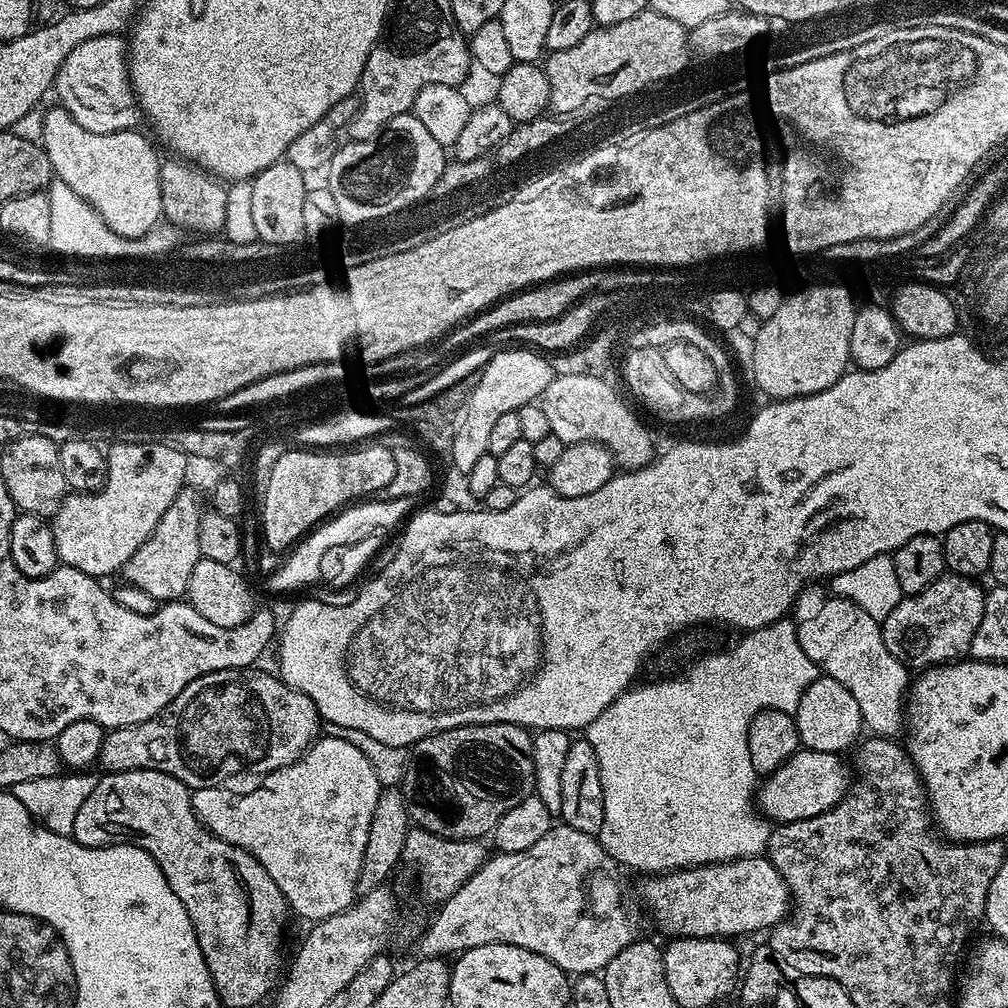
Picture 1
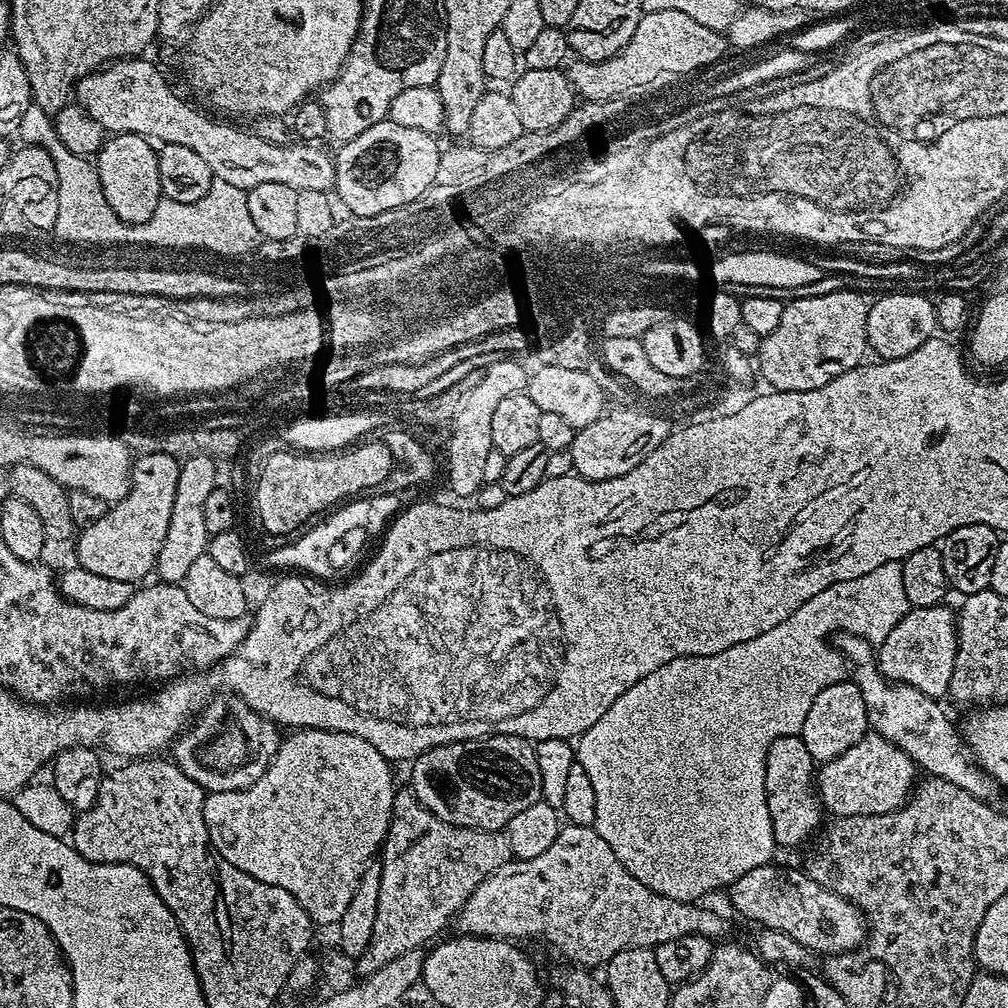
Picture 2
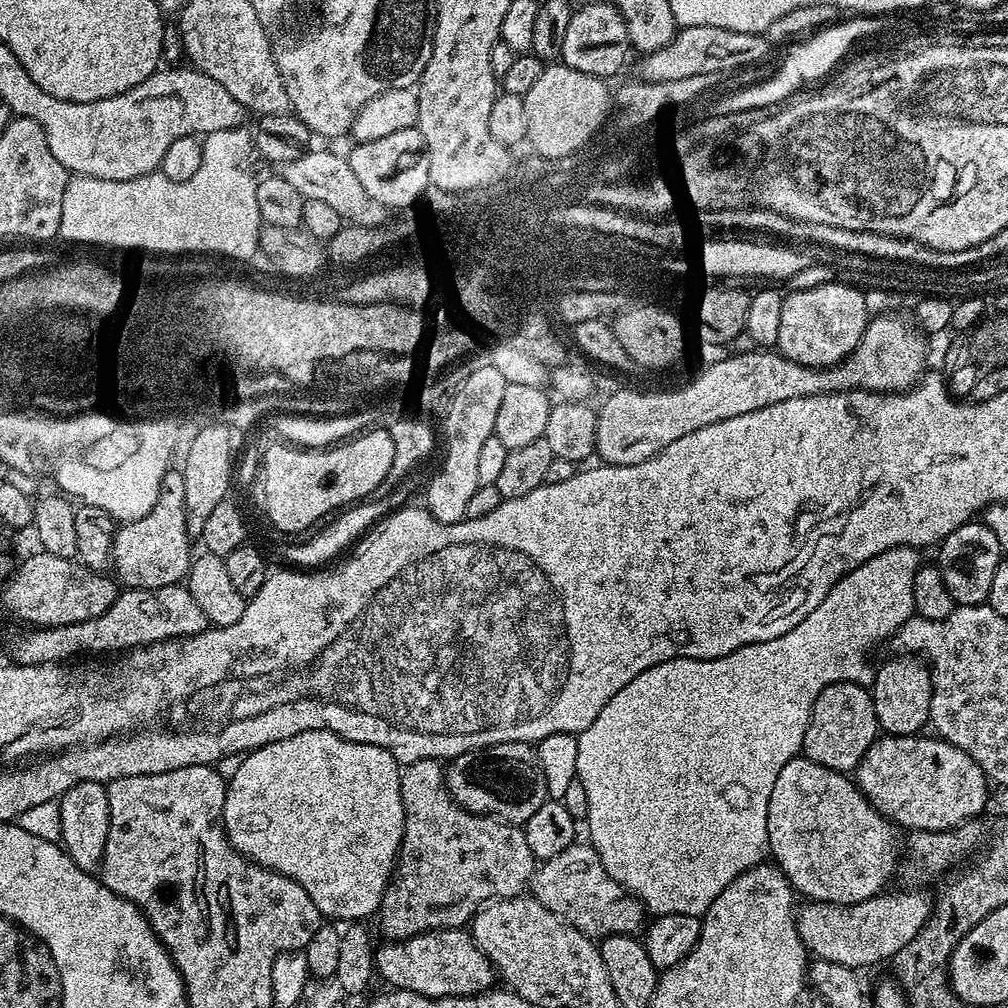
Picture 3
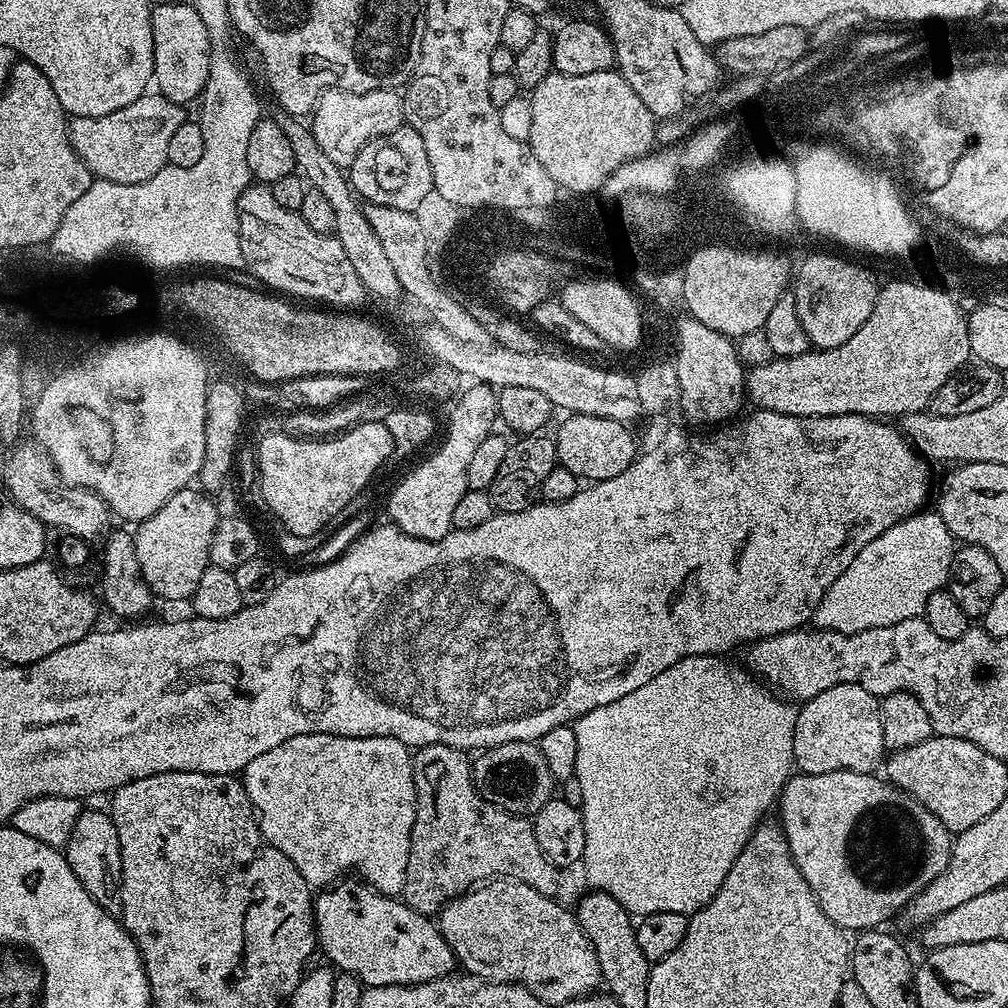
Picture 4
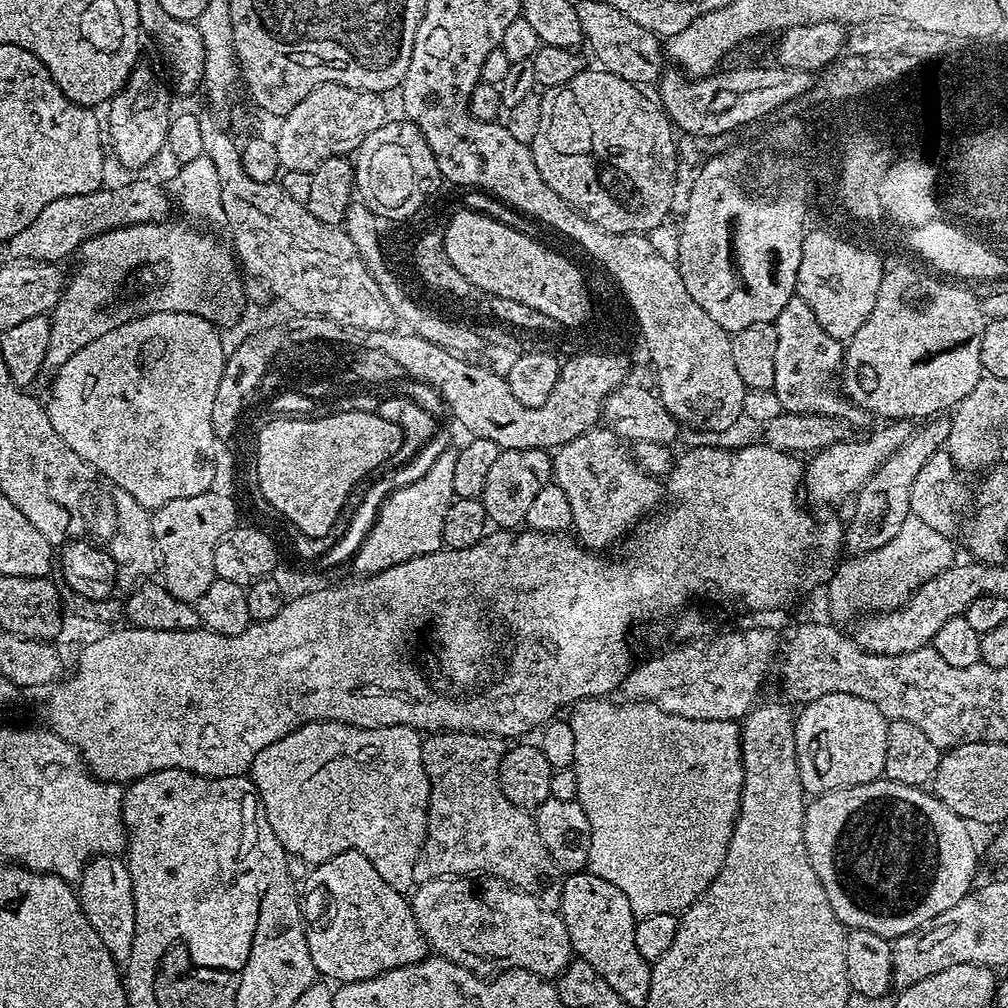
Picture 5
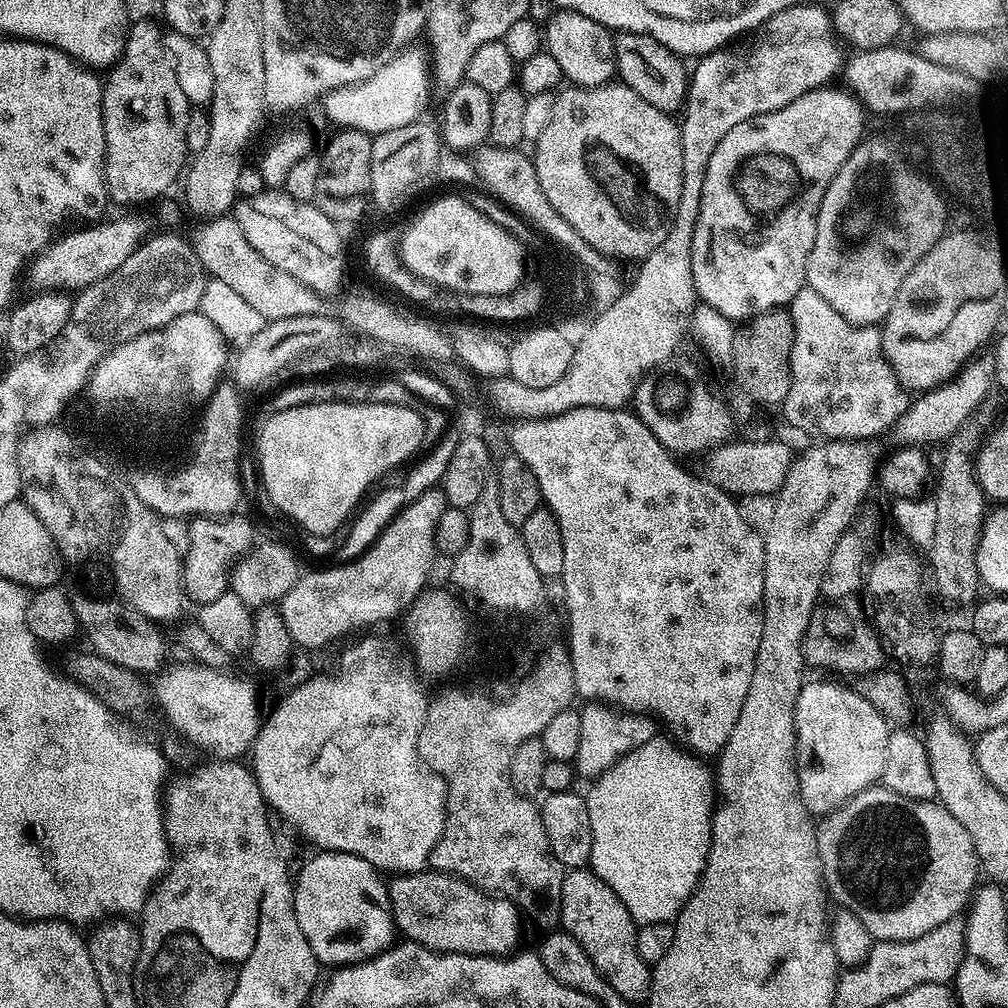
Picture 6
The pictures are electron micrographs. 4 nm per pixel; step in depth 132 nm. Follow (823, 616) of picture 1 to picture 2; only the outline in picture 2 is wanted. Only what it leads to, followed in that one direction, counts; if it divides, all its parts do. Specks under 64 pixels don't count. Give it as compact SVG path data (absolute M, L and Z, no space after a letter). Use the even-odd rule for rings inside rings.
M841 632L835 637L834 646L849 665L856 667L854 682L862 690L862 702L866 702L868 726L877 732L886 742L894 742L915 762L921 773L937 776L946 782L954 782L962 790L975 793L976 775L981 775L981 768L974 763L961 733L952 725L950 717L944 713L939 699L922 694L905 684L893 684L880 672L877 653L873 645L862 636Z

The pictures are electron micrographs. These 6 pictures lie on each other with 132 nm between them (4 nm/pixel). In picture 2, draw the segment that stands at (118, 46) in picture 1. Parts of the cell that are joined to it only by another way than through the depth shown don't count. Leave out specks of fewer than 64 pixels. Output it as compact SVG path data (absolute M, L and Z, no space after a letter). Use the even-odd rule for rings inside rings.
M117 58L90 75L81 76L74 85L74 100L105 133L133 132L135 136L143 136L161 145L190 146L190 150L210 166L213 177L230 182L230 186L247 190L262 186L262 182L282 182L297 192L326 192L337 181L333 157L327 156L319 148L319 143L275 144L257 136L255 131L243 132L232 125L235 123L225 122L207 111L199 112L168 85L159 66L151 64L148 58Z

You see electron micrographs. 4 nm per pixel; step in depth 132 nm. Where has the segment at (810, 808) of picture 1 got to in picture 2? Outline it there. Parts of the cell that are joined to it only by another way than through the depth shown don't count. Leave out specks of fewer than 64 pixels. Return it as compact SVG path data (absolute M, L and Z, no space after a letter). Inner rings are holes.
M869 730L861 740L854 742L846 754L838 754L838 758L825 760L818 768L818 795L825 813L833 812L833 817L869 816L870 814L890 814L908 802L912 789L918 780L918 769L894 742L886 742L877 732Z

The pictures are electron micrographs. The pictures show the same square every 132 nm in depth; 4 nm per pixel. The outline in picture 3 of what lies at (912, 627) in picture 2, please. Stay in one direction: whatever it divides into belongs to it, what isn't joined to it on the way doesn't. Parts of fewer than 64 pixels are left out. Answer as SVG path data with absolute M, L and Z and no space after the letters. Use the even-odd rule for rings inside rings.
M900 654L897 660L888 660L875 669L870 691L876 722L881 733L890 736L914 736L923 724L929 723L930 698L932 697L932 673L927 663L916 654Z

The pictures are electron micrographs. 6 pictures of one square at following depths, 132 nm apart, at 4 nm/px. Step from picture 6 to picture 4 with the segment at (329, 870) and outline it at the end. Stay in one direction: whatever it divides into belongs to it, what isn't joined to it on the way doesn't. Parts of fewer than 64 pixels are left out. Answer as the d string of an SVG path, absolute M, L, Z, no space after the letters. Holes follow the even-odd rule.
M344 878L325 887L314 900L316 943L328 955L327 963L344 974L355 974L369 988L434 982L457 971L458 961L442 938L435 919L414 911L403 899L379 895L375 888L356 878Z

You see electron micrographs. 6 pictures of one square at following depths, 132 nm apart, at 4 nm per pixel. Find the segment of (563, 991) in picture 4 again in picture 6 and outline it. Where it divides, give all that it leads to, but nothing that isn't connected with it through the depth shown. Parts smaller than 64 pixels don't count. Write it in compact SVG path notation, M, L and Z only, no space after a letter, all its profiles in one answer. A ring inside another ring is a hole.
M425 870L409 872L395 877L396 881L388 884L388 897L392 903L392 917L396 919L397 929L404 932L413 944L421 944L432 952L453 952L467 956L506 957L517 951L516 943L520 940L520 916L522 912L511 900L499 895L489 894L459 876L447 872Z

